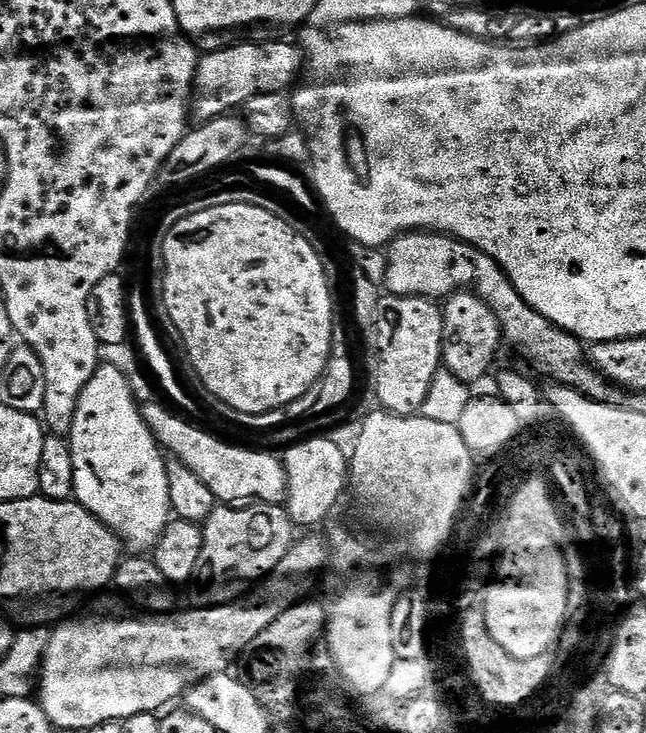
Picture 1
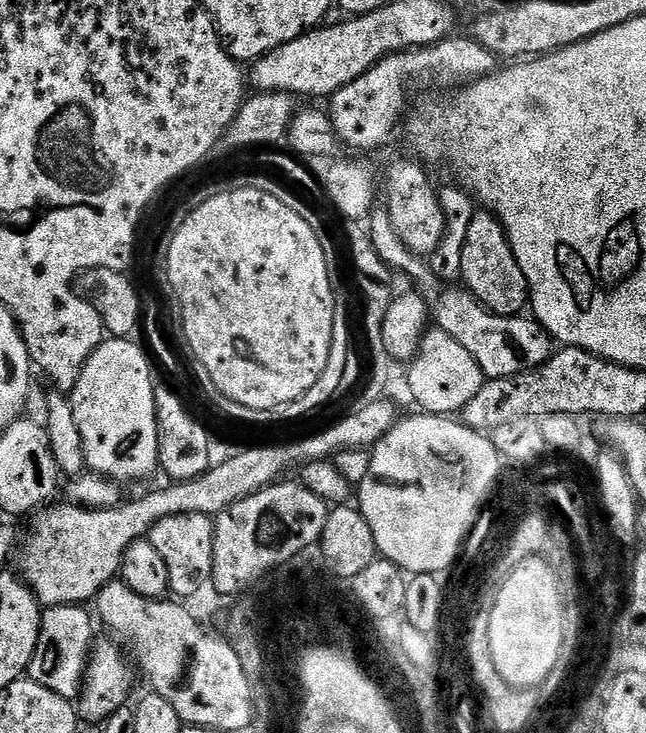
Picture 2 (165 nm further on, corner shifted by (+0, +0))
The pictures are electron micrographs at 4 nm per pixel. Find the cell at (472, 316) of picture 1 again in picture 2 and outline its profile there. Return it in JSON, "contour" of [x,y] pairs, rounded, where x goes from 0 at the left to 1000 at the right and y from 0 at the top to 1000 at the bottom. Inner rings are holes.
{"contour":[[[740,286],[734,297],[728,297],[728,308],[721,308],[712,382],[717,392],[734,400],[740,412],[766,431],[803,431],[819,419],[814,374],[808,374],[808,363],[802,363],[802,352],[796,352],[783,314],[763,289]]]}

